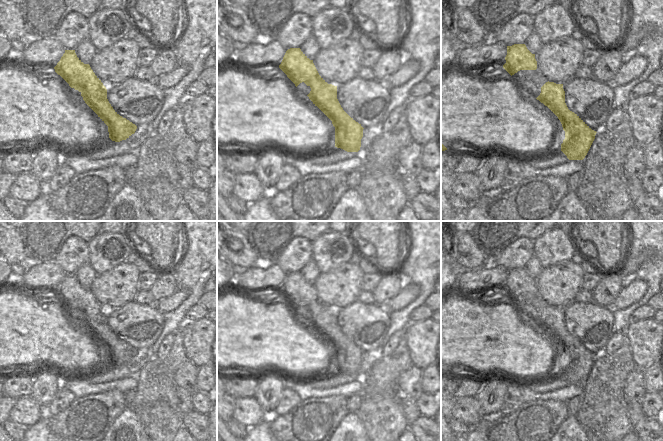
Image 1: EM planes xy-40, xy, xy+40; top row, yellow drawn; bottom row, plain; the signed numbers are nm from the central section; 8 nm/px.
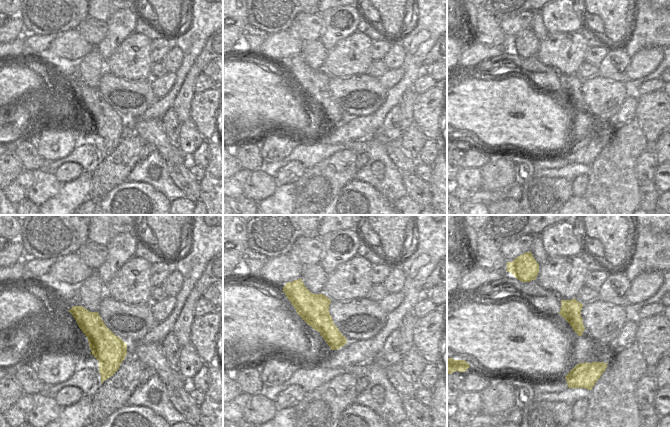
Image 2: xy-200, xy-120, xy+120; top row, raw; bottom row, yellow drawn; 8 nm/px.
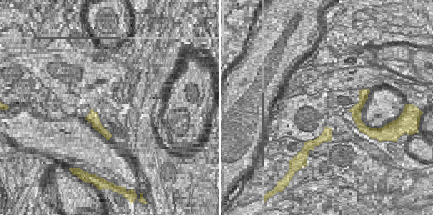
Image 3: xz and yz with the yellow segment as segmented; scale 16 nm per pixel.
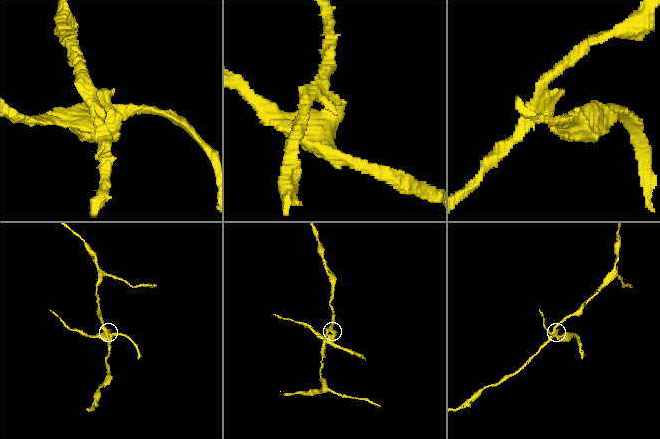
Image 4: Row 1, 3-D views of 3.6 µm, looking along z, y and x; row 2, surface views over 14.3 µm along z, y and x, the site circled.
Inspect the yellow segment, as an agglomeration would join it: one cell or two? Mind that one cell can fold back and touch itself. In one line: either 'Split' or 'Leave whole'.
Split

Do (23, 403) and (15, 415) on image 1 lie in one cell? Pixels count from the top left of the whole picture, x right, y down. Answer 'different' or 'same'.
same

